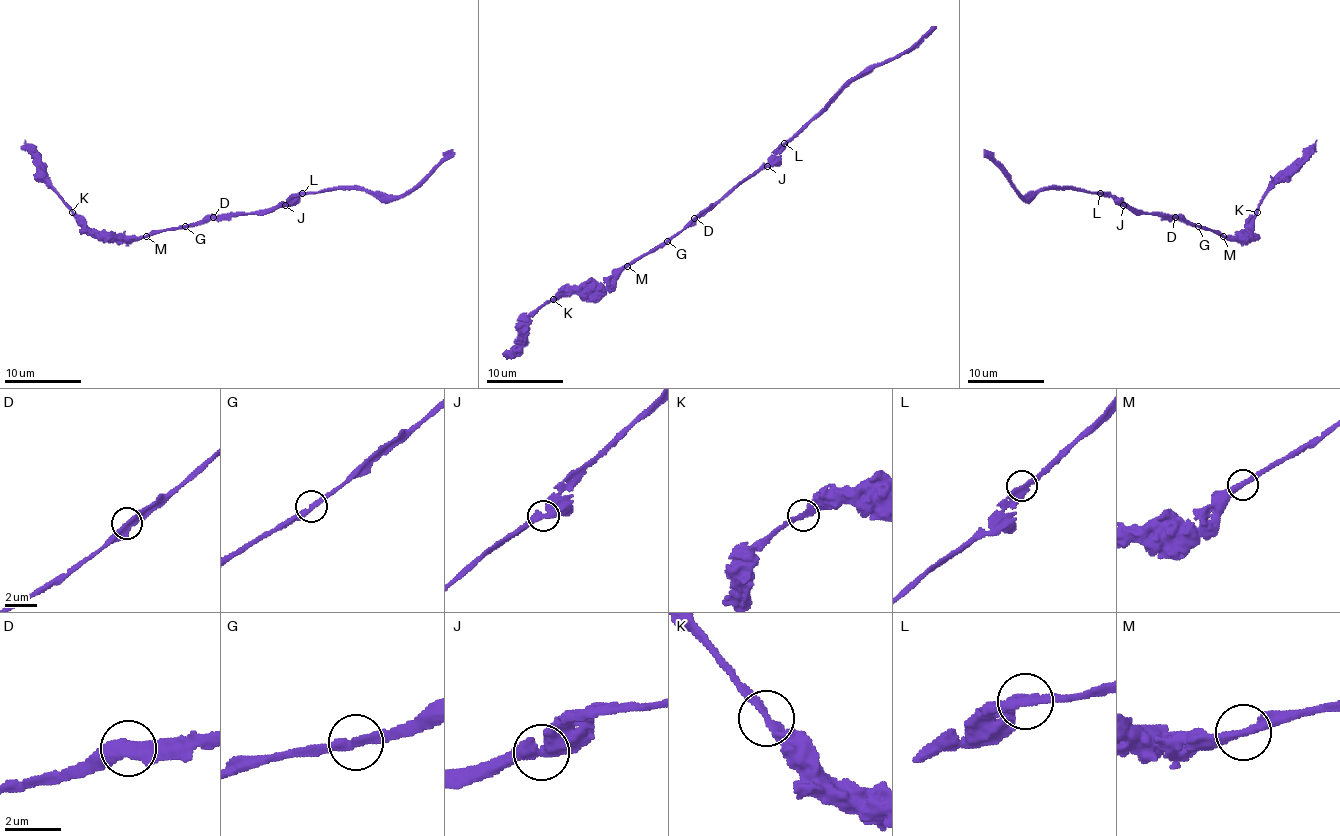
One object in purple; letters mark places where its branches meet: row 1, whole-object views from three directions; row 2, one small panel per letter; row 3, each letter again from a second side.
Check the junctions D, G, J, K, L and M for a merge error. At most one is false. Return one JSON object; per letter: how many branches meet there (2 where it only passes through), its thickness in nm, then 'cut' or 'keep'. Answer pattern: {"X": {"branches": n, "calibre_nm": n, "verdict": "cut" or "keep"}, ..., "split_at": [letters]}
{"D": {"branches": 2, "calibre_nm": 460, "verdict": "keep"}, "G": {"branches": 2, "calibre_nm": 320, "verdict": "keep"}, "J": {"branches": 2, "calibre_nm": 500, "verdict": "keep"}, "K": {"branches": 2, "calibre_nm": 260, "verdict": "keep"}, "L": {"branches": 2, "calibre_nm": 340, "verdict": "keep"}, "M": {"branches": 2, "calibre_nm": 320, "verdict": "keep"}, "split_at": []}

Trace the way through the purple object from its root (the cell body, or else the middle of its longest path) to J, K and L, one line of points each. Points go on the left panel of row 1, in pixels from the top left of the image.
J: (232, 217), (268, 213), (286, 205)
K: (232, 217), (203, 217), (197, 223), (163, 229), (145, 236), (109, 236), (95, 234), (72, 211)
L: (232, 217), (268, 213), (293, 196), (303, 194)

